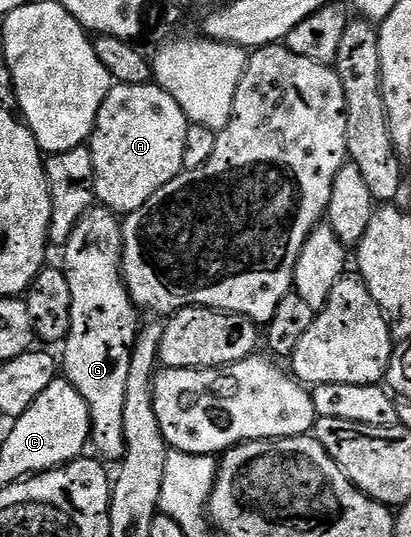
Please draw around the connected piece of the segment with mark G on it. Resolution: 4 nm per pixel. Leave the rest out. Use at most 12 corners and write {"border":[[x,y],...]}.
{"border":[[89,208],[64,246],[72,290],[64,379],[89,443],[121,461],[139,309],[122,225]]}

